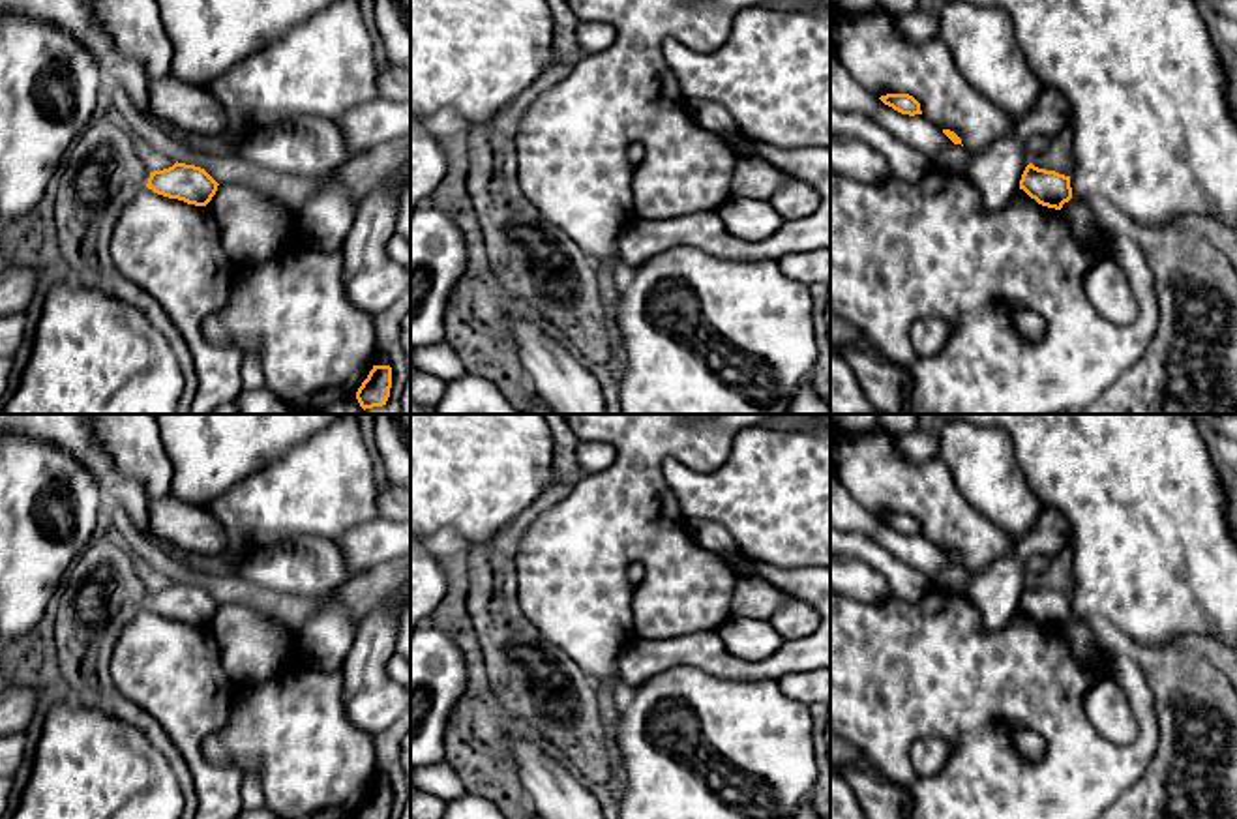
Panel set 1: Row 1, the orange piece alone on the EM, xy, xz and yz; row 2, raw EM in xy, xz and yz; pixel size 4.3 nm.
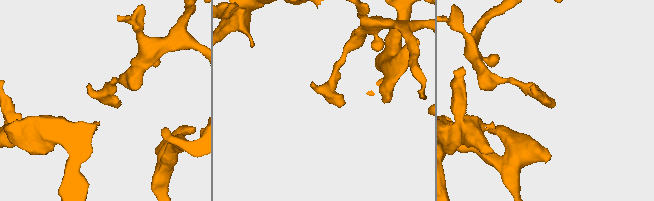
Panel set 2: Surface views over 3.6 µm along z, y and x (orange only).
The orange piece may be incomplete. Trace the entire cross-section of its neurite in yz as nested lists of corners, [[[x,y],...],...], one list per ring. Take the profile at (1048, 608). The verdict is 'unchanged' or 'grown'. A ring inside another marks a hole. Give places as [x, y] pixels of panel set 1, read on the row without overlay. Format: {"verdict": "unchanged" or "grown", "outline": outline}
{"verdict": "unchanged", "outline": [[[1029,583],[1021,594],[1020,609],[1023,609],[1038,624],[1061,630],[1072,618],[1070,596],[1055,590],[1038,588]]]}

